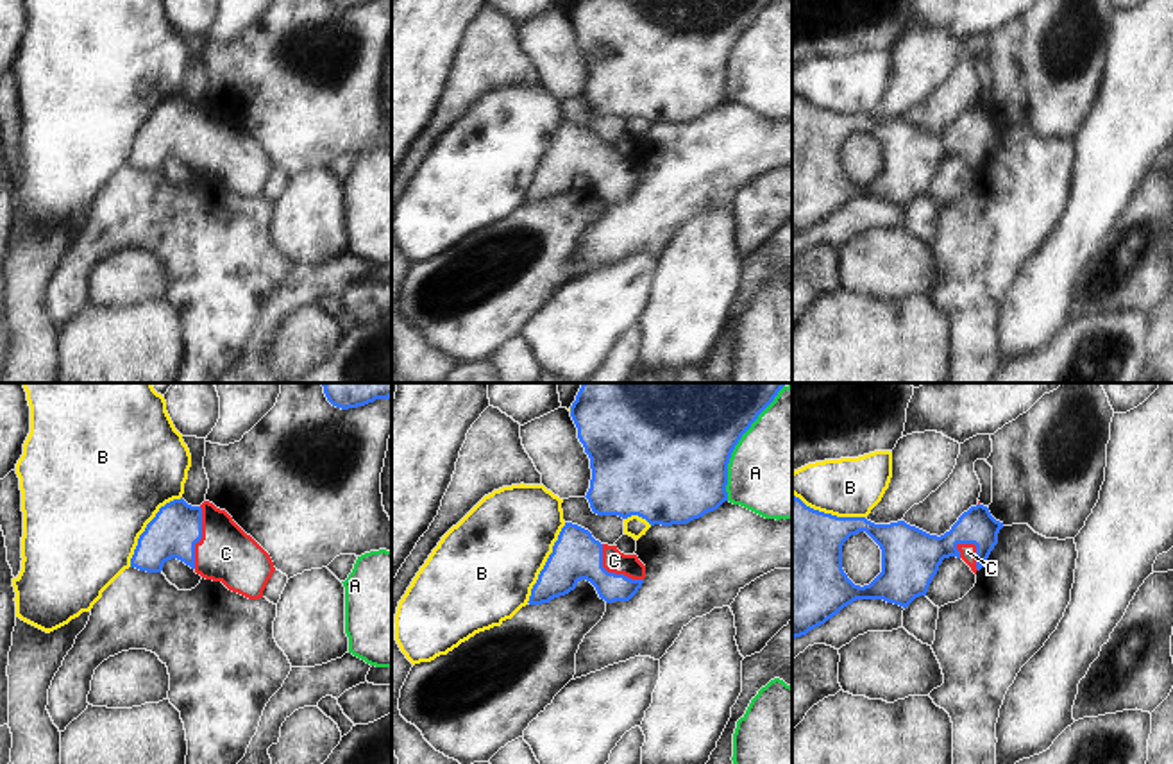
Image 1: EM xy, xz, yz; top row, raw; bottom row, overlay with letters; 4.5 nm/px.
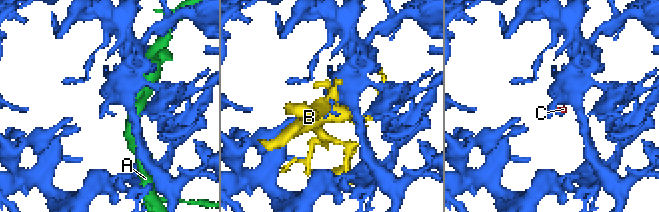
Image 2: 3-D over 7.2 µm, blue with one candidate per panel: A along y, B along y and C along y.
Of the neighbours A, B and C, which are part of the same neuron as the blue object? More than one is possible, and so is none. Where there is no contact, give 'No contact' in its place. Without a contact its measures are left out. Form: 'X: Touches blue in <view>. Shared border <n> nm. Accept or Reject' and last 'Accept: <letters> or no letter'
A: Touches blue in xz. Shared border 600 nm. Reject
B: Touches blue in xy. Shared border 400 nm. Reject
C: Touches blue in xy. Shared border 280 nm. Accept
Accept: C.

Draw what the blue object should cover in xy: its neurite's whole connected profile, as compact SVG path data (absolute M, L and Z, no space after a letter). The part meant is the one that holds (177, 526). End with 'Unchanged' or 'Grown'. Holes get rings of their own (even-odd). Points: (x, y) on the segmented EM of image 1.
M182 497L161 506L147 524L131 567L161 573L172 558L249 599L263 598L275 571L270 555L225 510L209 501L191 506Z. Grown.

